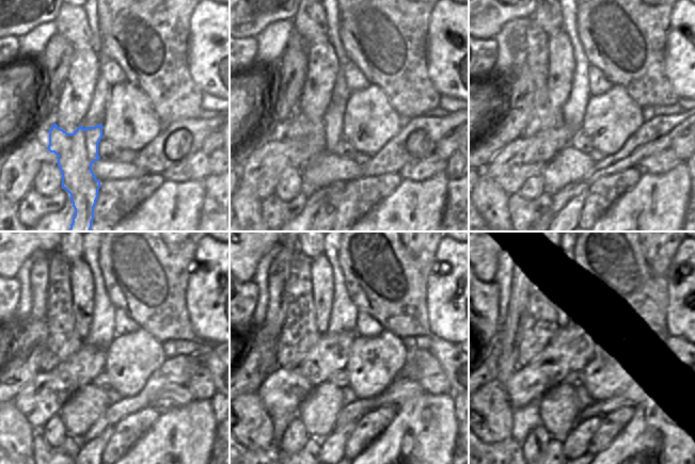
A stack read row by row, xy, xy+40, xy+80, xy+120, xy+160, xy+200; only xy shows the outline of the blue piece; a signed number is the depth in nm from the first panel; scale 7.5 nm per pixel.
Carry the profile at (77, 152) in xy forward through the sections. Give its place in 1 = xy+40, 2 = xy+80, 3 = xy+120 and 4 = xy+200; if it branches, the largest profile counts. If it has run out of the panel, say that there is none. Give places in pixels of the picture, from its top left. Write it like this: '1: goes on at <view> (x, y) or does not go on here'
1: goes on at xy+40 (321, 137)
2: goes on at xy+80 (543, 115)
3: goes on at xy+120 (63, 340)
4: goes on at xy+200 (538, 323)

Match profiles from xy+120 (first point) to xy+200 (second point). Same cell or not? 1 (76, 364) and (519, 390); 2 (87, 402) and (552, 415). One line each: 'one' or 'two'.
1: one
2: one

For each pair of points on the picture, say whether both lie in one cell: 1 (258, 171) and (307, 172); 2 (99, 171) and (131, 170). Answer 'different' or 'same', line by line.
1: different
2: same

